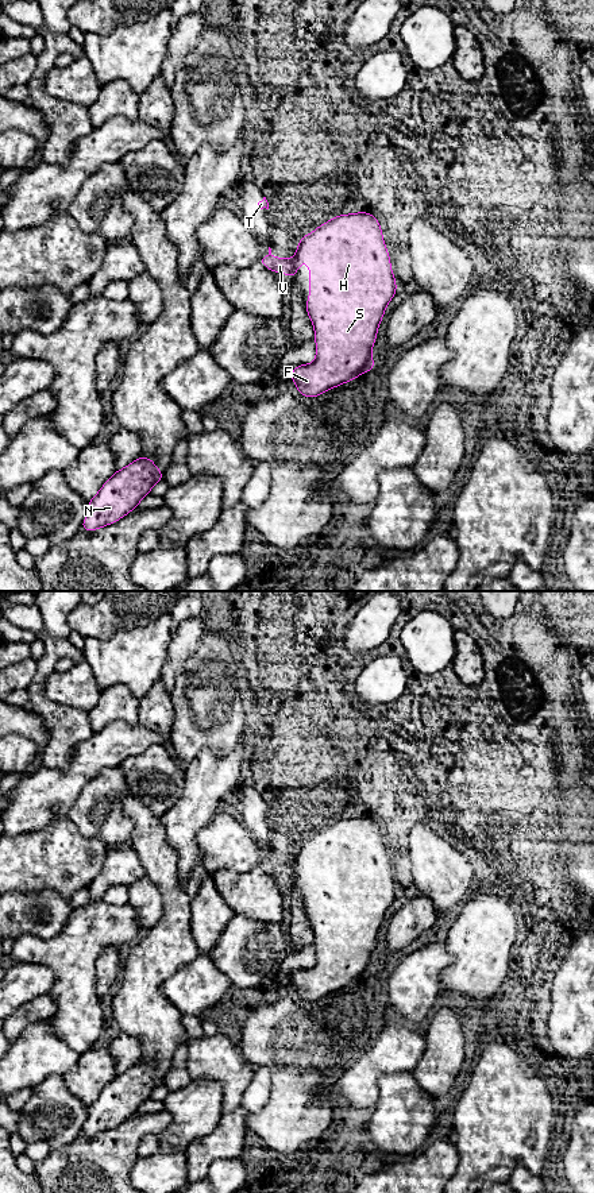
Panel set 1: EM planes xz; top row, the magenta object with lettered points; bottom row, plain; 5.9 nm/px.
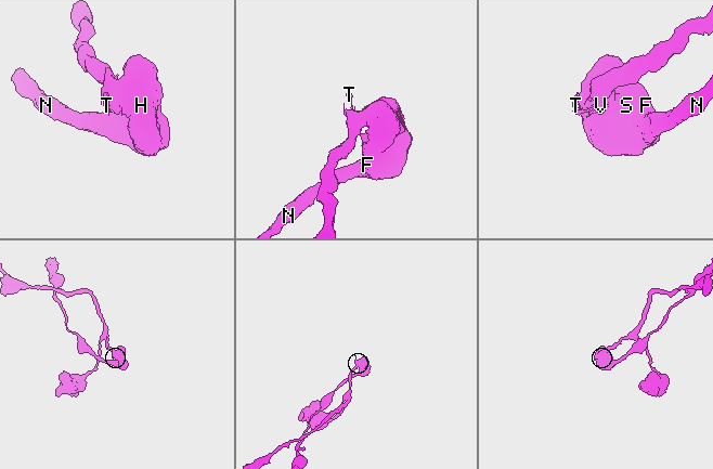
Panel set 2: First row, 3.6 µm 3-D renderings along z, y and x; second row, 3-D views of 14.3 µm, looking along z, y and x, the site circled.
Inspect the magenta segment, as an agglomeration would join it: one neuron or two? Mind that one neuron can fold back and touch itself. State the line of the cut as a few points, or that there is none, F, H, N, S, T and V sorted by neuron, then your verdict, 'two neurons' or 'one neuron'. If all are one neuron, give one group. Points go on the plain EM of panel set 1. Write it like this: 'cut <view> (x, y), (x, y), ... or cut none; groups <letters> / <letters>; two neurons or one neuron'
cut xz (293, 861), (294, 877); groups F H N S / T V; two neurons

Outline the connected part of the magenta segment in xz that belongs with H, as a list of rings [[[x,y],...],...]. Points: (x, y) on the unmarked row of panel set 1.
[[[369,816],[339,819],[317,831],[296,856],[294,879],[304,865],[309,866],[310,891],[305,914],[315,933],[316,964],[310,969],[296,970],[290,976],[290,982],[300,1000],[316,1003],[329,993],[374,974],[375,968],[371,962],[371,954],[378,931],[387,908],[398,893],[392,876],[390,860],[385,852],[382,833],[378,823]]]

